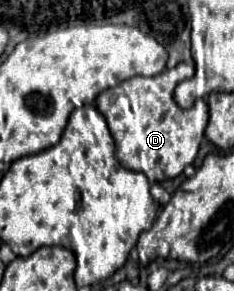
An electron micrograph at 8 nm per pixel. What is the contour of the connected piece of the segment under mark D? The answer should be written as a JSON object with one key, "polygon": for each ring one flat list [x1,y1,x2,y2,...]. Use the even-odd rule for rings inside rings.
{"polygon":[[178,63,174,69,166,69,154,77,132,77,114,89,102,91,96,99,96,107,106,117,108,129,114,131,116,155,118,155,120,163,126,169,142,171,150,183,178,177,184,171,184,167,196,159,196,153,198,153,198,147,201,145,204,129,208,123,208,107,204,101,198,101,192,109,182,109,174,101,176,85,184,79,190,79,192,75,194,75,194,65]]}

